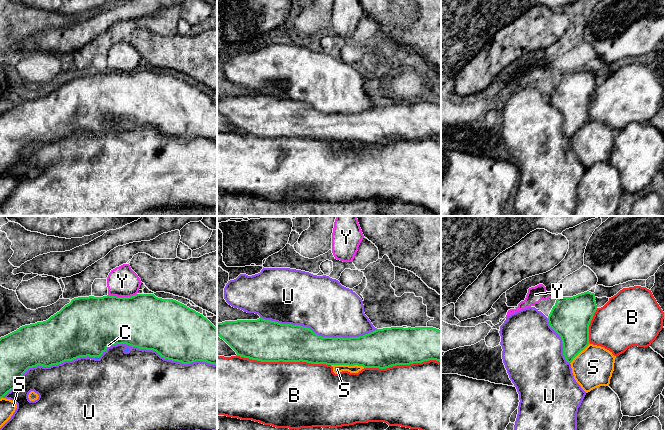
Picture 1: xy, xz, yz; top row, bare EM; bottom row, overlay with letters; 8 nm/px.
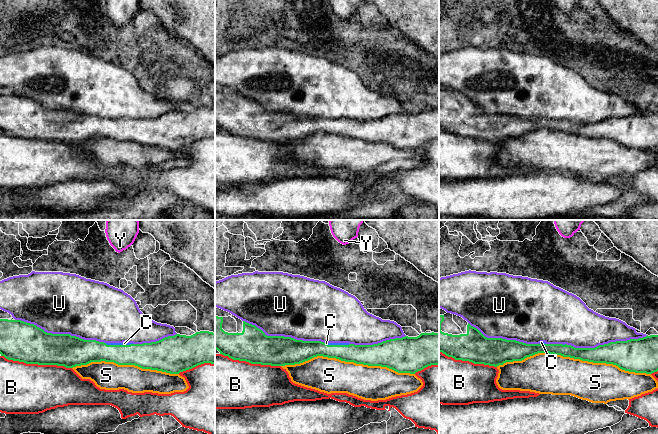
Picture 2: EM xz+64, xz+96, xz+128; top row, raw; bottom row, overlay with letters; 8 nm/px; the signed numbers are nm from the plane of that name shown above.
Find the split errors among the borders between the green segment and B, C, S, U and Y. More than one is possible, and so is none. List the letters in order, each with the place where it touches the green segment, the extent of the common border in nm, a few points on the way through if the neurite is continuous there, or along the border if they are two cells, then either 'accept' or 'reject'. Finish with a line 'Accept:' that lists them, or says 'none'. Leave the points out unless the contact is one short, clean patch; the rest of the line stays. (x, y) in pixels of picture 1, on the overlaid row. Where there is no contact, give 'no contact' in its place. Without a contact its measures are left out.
B: xz (283, 361) | 750 nm | reject
C: xy (109, 344) | 40 nm | accept
S: xz (348, 364) | 280 nm | reject
U: xz (318, 335) | 950 nm | reject
Y: xy (122, 297) | 240 nm | along xy (136, 293), (130, 296), (108, 295) | reject
Accept: C

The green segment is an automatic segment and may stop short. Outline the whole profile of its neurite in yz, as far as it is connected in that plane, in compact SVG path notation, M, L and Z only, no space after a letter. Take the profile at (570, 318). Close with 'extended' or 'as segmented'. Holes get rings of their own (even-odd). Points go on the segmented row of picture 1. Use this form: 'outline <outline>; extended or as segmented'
outline M594 293L559 297L549 316L550 327L561 337L563 355L568 363L589 343L589 325L597 310Z; as segmented

